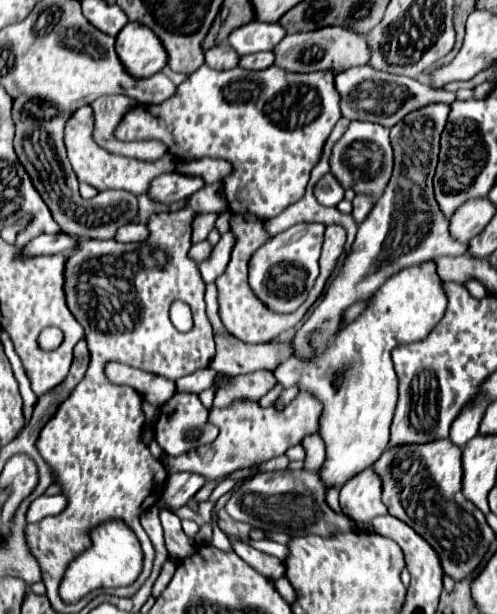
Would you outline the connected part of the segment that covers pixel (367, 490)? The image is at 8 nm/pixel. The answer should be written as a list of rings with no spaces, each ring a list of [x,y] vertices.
[[[369,468],[345,482],[339,496],[343,514],[357,524],[369,524],[375,516],[387,514],[381,502],[381,478]]]

